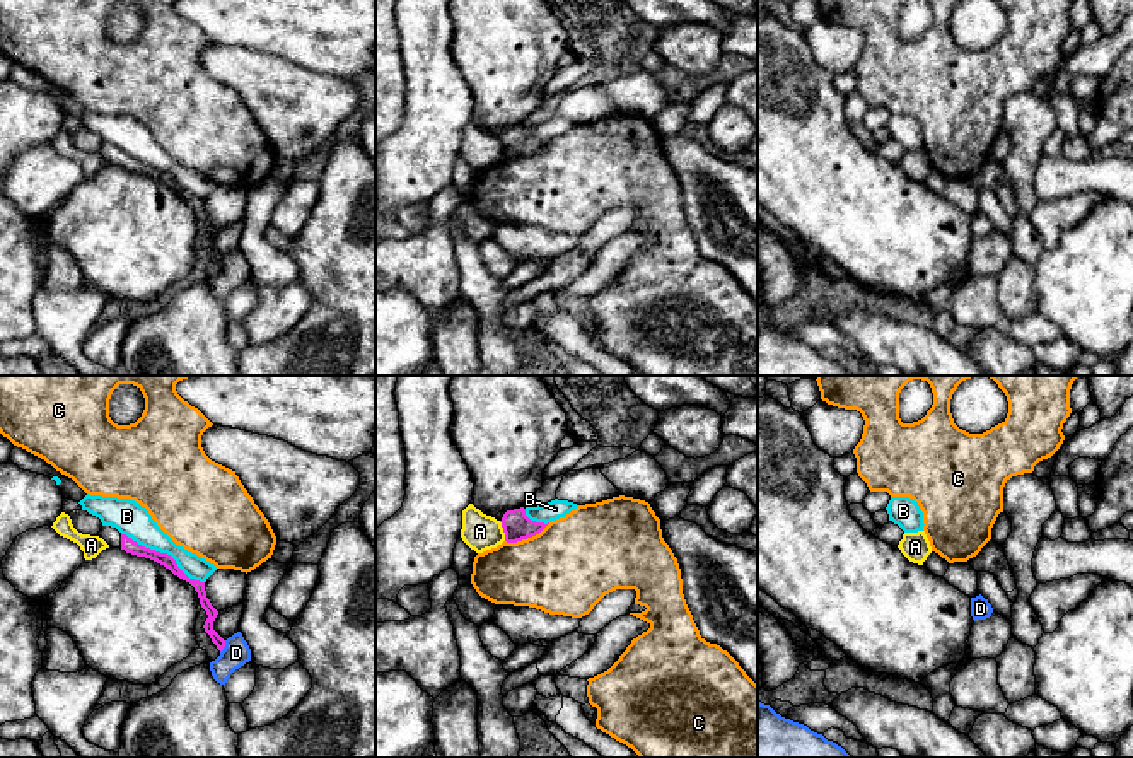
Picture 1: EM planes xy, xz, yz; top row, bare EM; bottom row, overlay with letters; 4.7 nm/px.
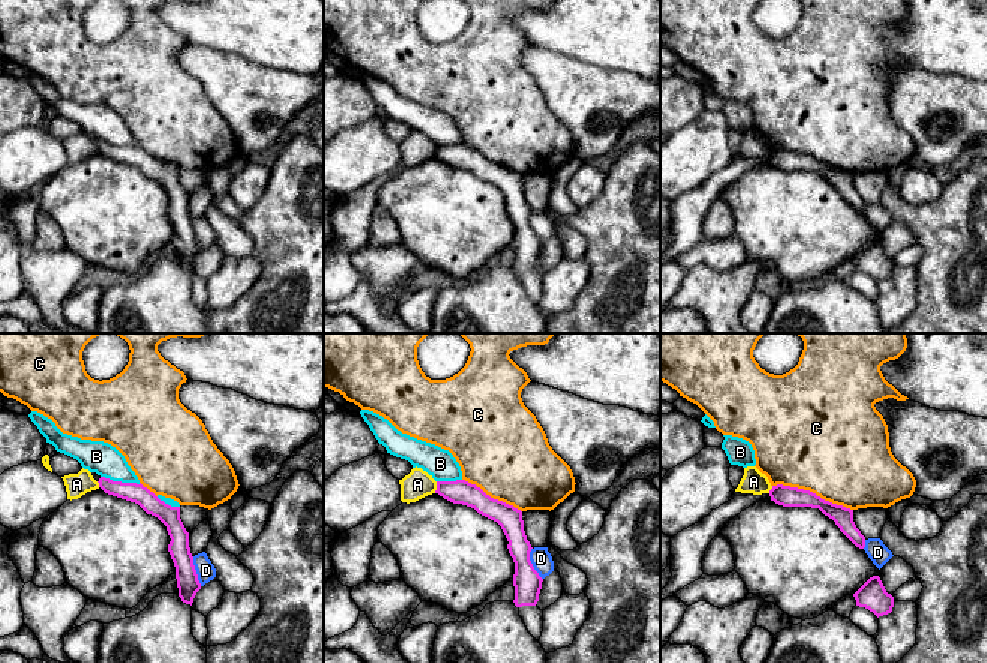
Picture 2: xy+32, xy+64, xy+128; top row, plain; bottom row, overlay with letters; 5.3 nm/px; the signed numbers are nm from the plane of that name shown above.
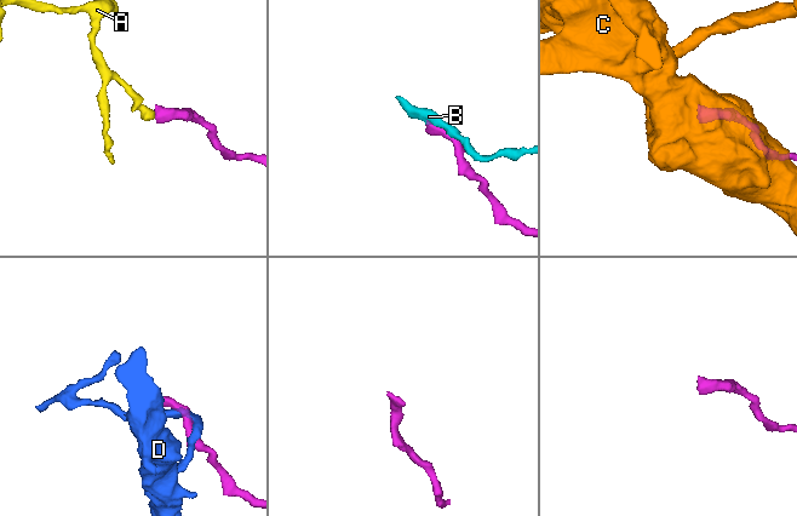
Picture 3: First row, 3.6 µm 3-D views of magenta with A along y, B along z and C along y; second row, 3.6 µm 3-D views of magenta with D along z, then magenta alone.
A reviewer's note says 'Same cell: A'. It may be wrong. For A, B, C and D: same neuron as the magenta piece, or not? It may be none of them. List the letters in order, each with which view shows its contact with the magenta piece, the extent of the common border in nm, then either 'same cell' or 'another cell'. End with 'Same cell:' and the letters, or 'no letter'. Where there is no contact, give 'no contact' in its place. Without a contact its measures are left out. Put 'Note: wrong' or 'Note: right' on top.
Note: wrong
A: xz | 100 nm | another cell
B: xy | 460 nm | another cell
C: xz | 240 nm | another cell
D: xy | 70 nm | another cell
Same cell: no letter

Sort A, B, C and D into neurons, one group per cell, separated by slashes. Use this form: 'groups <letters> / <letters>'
groups A / B / C / D

